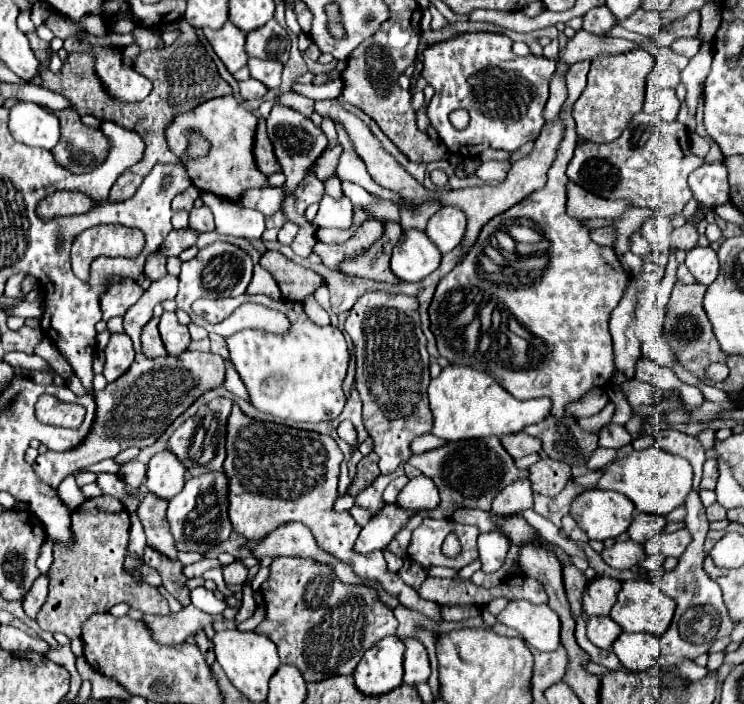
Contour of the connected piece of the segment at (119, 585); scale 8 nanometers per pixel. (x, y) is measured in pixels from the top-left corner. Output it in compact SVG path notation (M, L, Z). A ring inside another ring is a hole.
M96 497L86 499L72 513L72 547L54 545L54 563L48 571L48 597L42 605L36 621L44 631L64 633L68 639L80 637L82 623L94 615L110 611L116 603L128 601L132 609L140 609L152 615L170 615L168 601L158 593L156 587L150 587L144 581L132 581L124 573L124 557L128 547L128 529L130 517L124 505L114 497Z

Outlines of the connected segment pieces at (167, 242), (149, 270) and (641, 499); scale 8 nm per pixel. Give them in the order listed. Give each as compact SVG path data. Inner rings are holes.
M182 229L182 231L170 231L168 237L162 243L162 255L166 257L176 257L180 255L184 249L196 245L198 235L192 229Z
M152 253L146 261L146 267L144 267L144 273L150 277L150 279L160 279L166 275L166 257L158 255L158 253Z
M653 445L643 450L634 450L628 457L614 461L596 483L596 489L610 489L626 495L632 499L634 511L637 508L642 513L668 515L676 507L684 505L686 495L692 489L692 465L682 457L664 453L660 447Z

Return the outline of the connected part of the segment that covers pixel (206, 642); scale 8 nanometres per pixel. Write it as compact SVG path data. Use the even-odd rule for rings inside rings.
M198 631L198 633L196 633L196 643L198 643L200 651L204 653L206 661L208 661L208 663L214 663L214 645L212 645L212 641L206 637L204 631Z

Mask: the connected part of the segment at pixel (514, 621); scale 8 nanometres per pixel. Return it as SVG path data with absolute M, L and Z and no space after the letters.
M510 601L506 609L498 613L498 621L520 631L526 645L536 647L538 651L554 651L560 645L560 621L548 605L534 605L530 601Z

